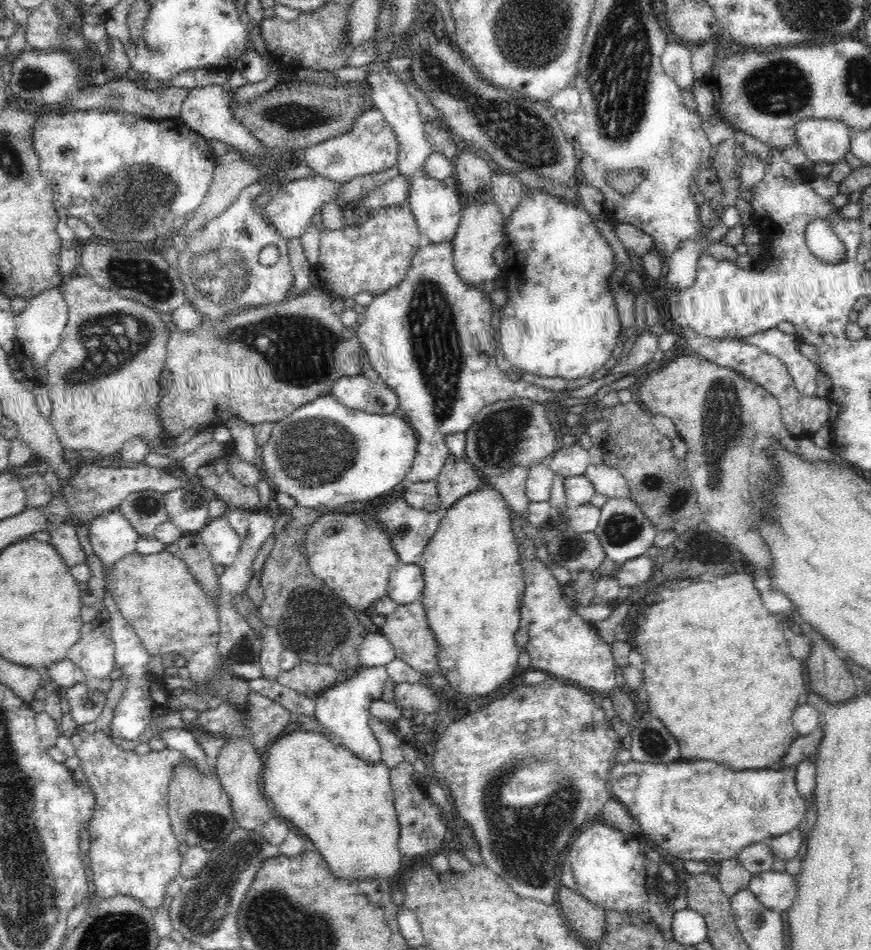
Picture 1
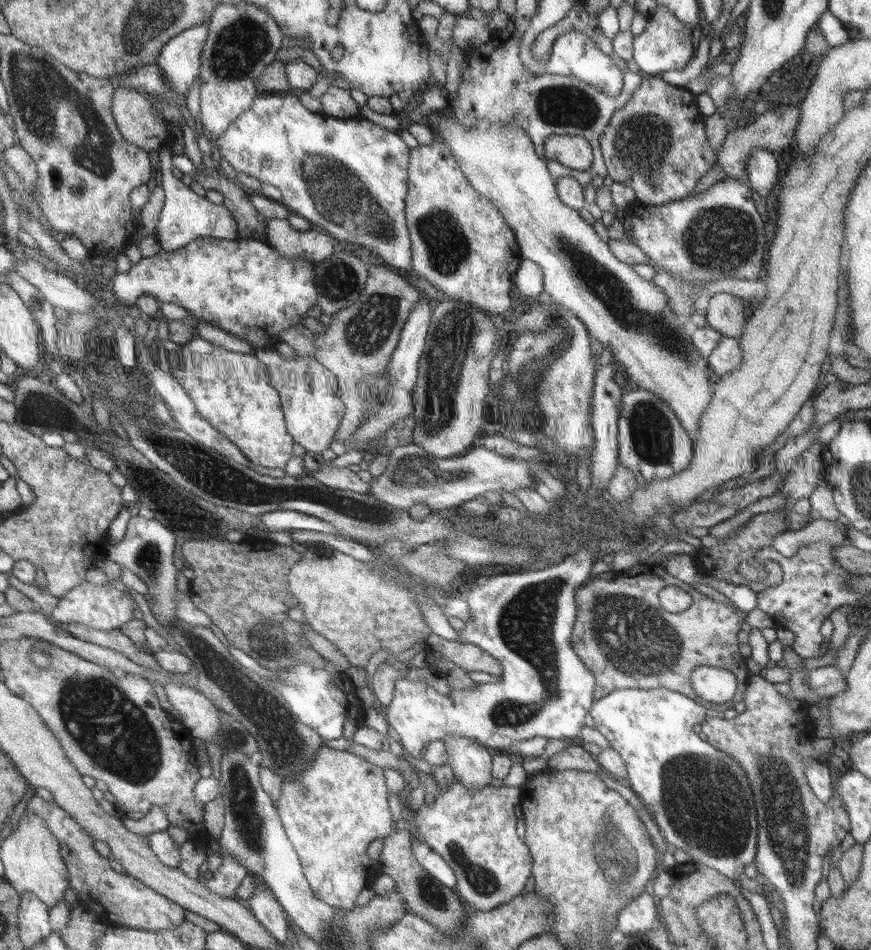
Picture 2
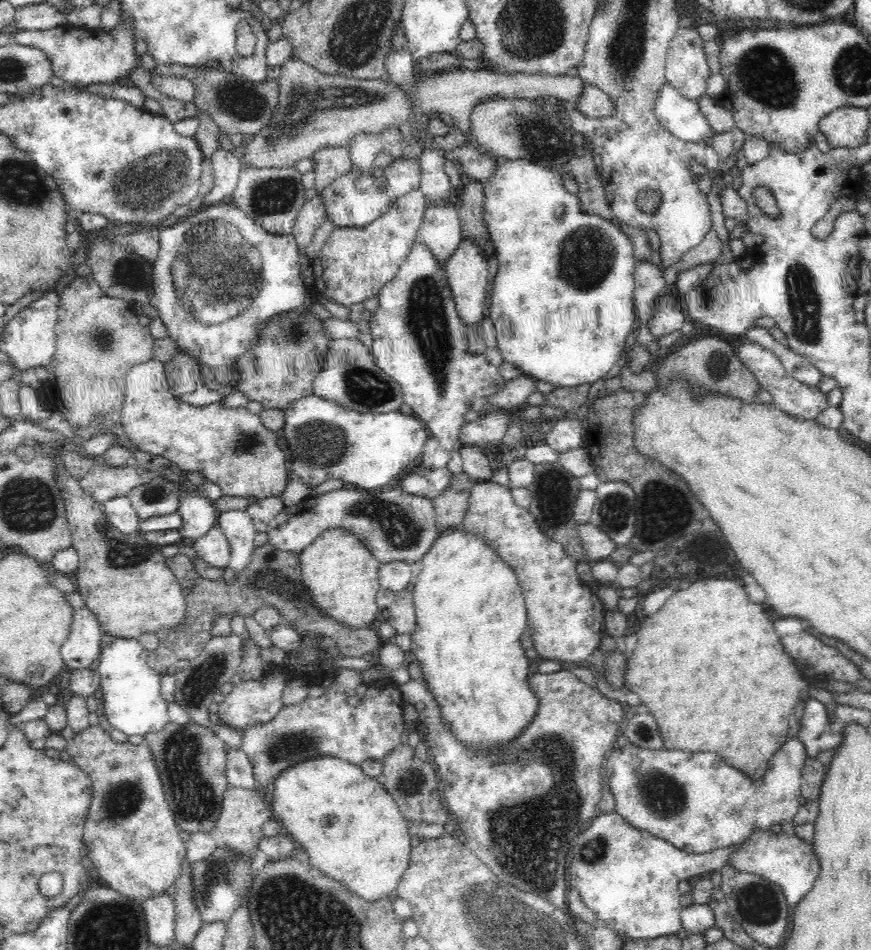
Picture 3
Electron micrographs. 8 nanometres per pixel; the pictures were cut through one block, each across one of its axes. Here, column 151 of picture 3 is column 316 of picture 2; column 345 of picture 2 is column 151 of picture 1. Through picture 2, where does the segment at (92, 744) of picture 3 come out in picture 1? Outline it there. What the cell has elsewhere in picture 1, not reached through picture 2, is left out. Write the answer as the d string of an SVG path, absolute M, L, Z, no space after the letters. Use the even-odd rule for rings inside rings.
M77 726L74 733L70 736L72 744L75 746L75 754L80 759L79 766L82 768L86 776L87 784L90 785L94 795L96 795L96 810L88 822L88 832L90 835L90 866L92 867L92 882L94 883L94 888L96 892L94 896L98 897L113 897L116 895L126 895L132 896L138 900L141 900L141 903L144 904L150 910L157 910L160 906L165 905L166 901L166 892L167 887L176 879L180 879L181 874L181 864L183 862L183 856L180 855L178 850L179 842L177 841L174 833L171 829L171 822L169 817L169 782L173 777L173 770L175 769L176 764L180 764L184 759L188 759L188 756L183 756L178 750L166 747L164 750L159 751L150 751L147 754L138 754L136 751L124 750L121 747L118 747L115 743L112 742L110 736L106 735L104 731L96 730L94 733L90 734L84 731L84 728Z

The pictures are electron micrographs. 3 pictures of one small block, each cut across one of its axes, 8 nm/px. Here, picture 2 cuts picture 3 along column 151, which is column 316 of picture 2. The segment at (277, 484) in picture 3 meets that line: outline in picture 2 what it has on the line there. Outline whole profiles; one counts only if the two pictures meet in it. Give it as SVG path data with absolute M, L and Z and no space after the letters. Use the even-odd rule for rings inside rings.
M276 344L264 349L256 349L253 355L267 366L269 380L282 397L285 422L294 441L304 447L306 452L322 454L335 440L334 434L345 416L345 402L337 392L337 378L313 356L296 355L293 360L287 360L276 349Z

